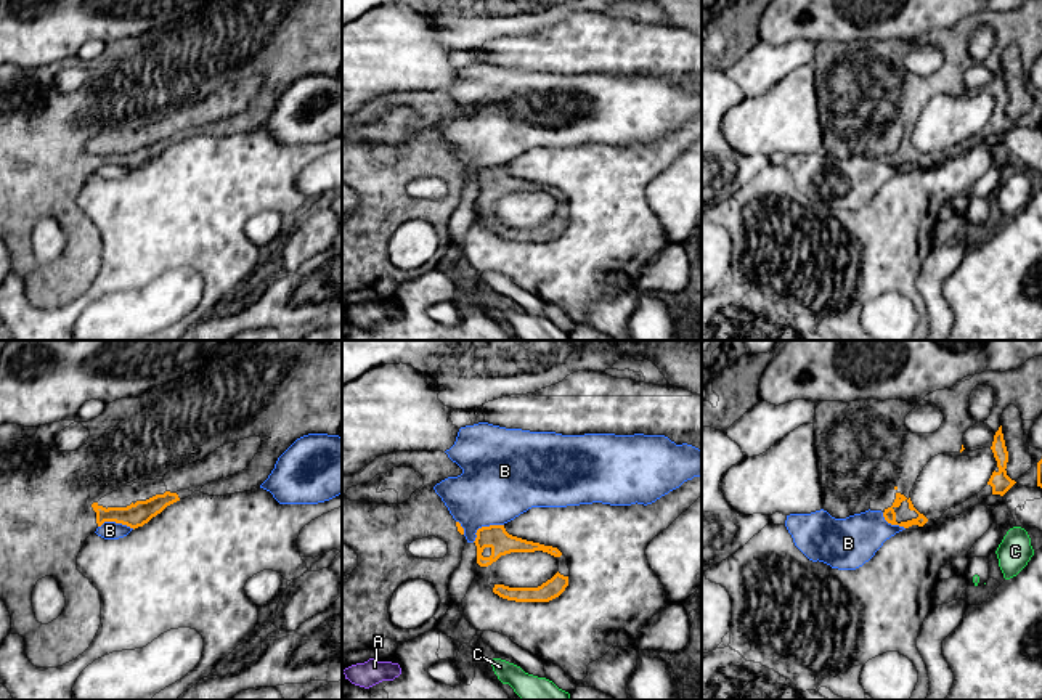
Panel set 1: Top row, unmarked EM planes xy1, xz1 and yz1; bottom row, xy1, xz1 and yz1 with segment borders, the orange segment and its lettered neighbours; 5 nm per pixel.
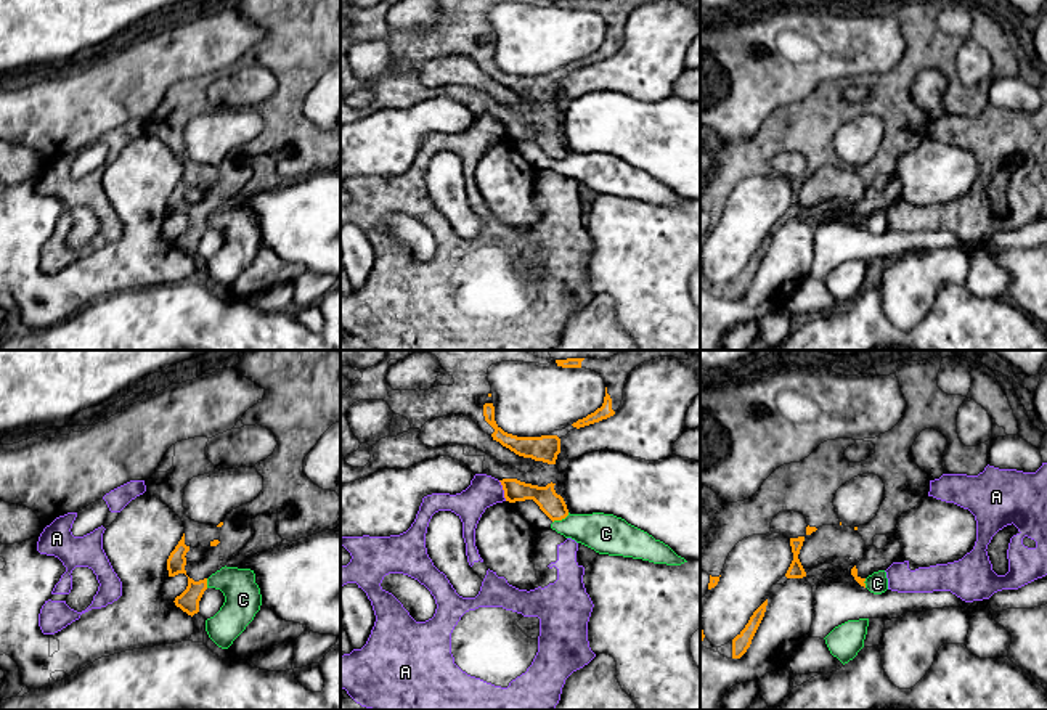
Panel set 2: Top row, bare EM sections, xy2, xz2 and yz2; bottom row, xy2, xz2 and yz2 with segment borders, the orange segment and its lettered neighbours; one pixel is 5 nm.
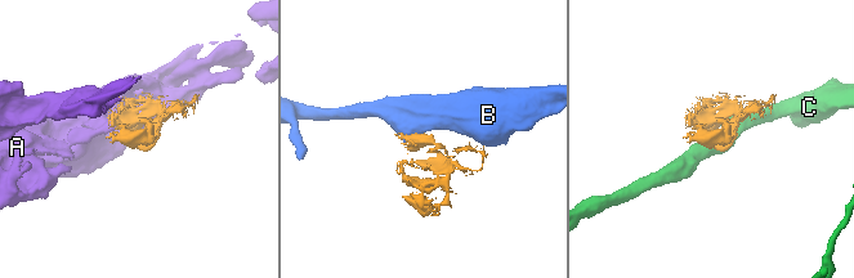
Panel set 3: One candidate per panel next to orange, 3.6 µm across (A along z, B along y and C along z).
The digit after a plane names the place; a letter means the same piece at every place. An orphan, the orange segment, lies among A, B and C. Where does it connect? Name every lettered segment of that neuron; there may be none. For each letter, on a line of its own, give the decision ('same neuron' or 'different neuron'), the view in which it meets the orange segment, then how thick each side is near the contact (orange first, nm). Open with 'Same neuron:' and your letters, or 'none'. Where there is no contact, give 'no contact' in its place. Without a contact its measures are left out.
Same neuron: none
A: different neuron; contact in xz2; calibres 110 and 160 nm
B: different neuron; contact in xz1; calibres 120 and 400 nm
C: different neuron; contact in xz2; calibres 120 and 200 nm

